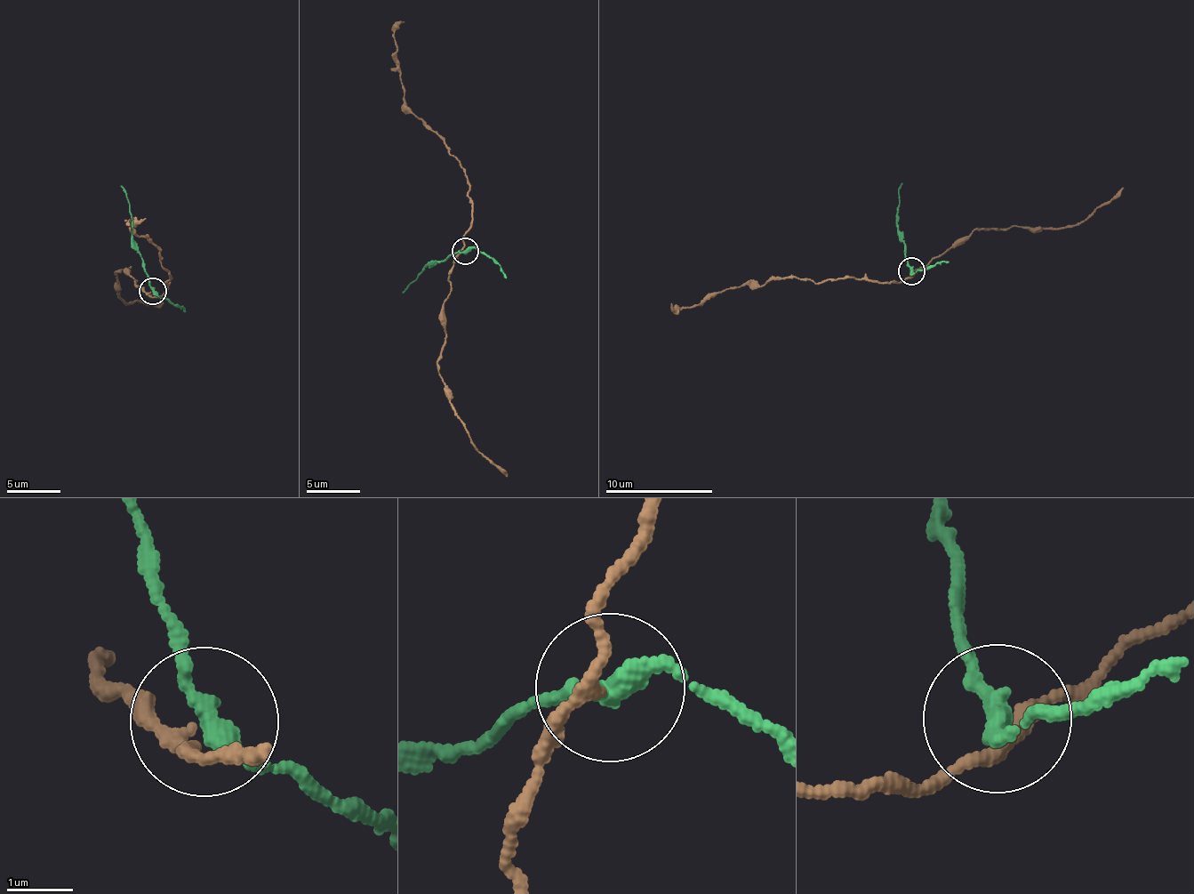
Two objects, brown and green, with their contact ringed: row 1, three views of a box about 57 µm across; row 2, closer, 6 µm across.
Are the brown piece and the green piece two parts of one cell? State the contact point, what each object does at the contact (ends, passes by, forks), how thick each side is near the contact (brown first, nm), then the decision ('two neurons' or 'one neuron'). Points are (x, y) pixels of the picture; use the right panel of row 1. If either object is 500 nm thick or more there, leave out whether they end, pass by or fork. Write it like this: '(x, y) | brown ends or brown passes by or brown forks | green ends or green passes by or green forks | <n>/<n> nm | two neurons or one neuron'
(911, 271) | brown passes by | green passes by | 170/260 nm | two neurons

